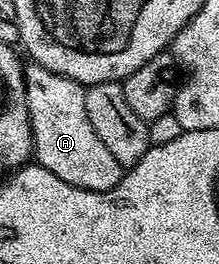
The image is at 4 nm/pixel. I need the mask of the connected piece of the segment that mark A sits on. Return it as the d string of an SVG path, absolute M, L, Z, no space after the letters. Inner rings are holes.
M37 64L25 67L26 103L34 141L33 157L37 165L48 168L48 172L60 176L64 184L84 188L92 192L108 192L120 184L124 167L104 148L96 128L88 120L84 109L86 87L81 82L60 76Z

